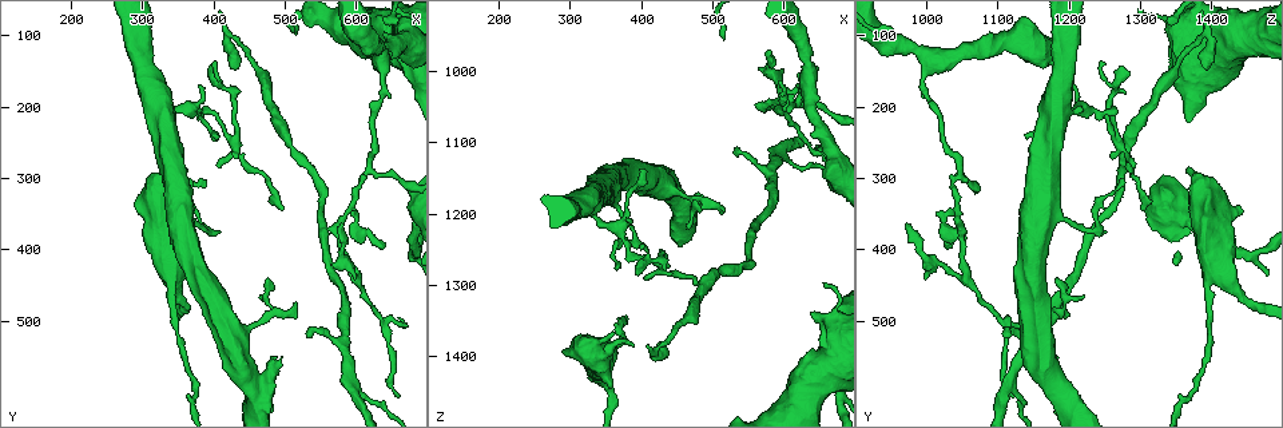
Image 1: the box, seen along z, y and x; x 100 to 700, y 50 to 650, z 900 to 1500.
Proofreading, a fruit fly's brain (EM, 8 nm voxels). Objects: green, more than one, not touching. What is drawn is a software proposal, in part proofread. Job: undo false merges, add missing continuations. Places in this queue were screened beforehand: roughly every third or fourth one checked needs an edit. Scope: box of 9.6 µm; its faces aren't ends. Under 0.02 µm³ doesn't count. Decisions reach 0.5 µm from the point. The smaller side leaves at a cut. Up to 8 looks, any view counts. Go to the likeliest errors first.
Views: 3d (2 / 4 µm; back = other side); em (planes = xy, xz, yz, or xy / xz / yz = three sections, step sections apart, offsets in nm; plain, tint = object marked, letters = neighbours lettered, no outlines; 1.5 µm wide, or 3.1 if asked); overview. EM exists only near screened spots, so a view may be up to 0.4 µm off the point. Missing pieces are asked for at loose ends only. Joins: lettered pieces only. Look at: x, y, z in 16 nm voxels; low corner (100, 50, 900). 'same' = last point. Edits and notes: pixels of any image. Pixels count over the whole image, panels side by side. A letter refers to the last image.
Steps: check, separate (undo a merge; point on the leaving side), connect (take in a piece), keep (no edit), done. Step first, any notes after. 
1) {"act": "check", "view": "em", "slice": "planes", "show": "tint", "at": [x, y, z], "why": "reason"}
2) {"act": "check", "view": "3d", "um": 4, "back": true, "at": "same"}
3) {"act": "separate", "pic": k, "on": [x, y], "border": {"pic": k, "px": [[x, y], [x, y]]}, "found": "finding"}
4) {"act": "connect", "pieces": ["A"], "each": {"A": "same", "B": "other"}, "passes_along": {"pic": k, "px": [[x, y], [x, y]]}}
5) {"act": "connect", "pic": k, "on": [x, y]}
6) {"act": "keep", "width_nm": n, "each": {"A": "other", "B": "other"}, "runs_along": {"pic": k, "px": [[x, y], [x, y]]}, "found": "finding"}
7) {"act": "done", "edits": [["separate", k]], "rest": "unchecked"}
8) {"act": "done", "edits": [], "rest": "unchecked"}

{"act": "check", "view": "em", "slice": "planes", "show": "letters", "at": [530, 520, 1115], "why": "thin end"}

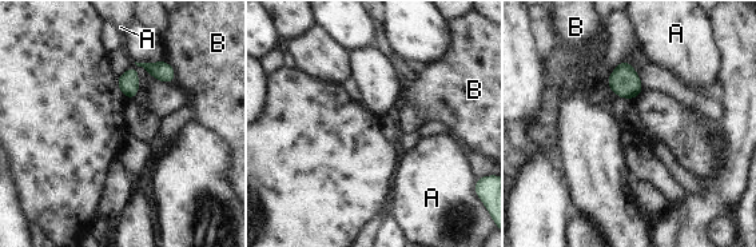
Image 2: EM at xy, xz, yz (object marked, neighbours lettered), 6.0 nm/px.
{"act": "keep", "each": {"A": "other", "B": "other"}, "border": {"pic": 2, "px": [[163, 60], [175, 75], [172, 83]]}, "found": "none of them fits"}

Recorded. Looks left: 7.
{"act": "check", "view": "em", "slice": "planes", "show": "letters", "at": [375, 170, 1210], "why": "branch stops here"}

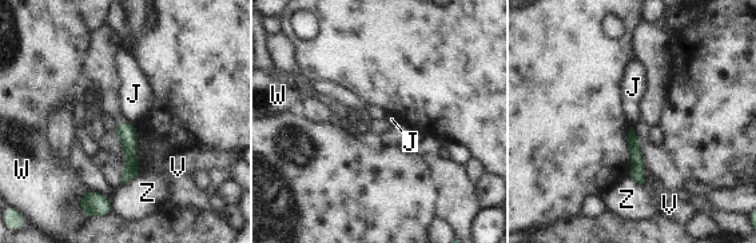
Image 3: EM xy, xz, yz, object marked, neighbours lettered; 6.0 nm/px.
{"act": "keep", "each": {"J": "other", "V": "other", "W": "other", "Z": "other"}, "border": {"pic": 3, "px": [[124, 120], [134, 126]]}, "found": "none of them fits"}

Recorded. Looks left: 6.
{"act": "check", "view": "3d", "um": 4, "at": [430, 245, 1270], "why": "sharp bend"}

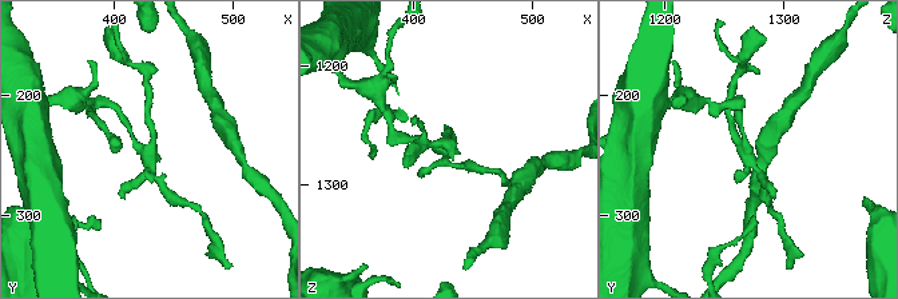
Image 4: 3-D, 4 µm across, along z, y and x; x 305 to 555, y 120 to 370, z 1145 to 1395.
{"act": "check", "view": "em", "slice": "planes", "show": "tint", "at": [430, 248, 1268], "why": "now the EM"}

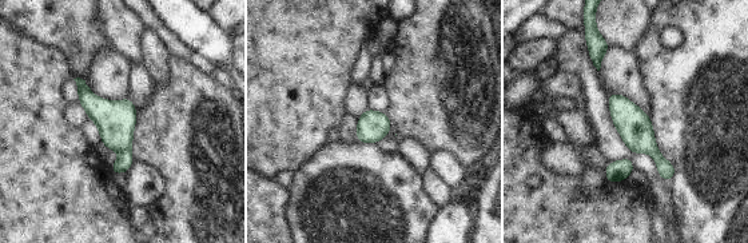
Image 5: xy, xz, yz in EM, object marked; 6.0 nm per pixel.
{"act": "check", "view": "em", "slice": "planes", "show": "letters", "at": "same", "why": "what lies round it"}

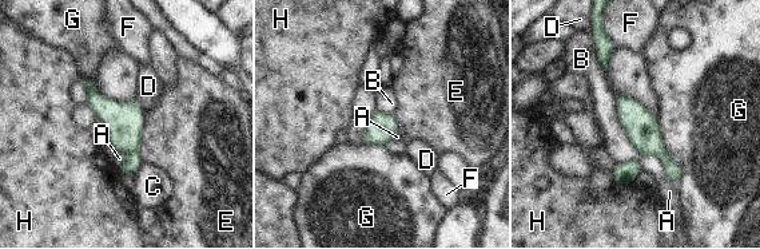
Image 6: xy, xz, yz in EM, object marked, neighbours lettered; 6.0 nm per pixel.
{"act": "keep", "each": {"A": "other", "B": "other", "C": "other", "D": "other", "E": "other", "F": "other", "G": "other", "H": "other"}, "runs_along": {"pic": 6, "px": [[87, 83], [124, 130], [130, 172]]}, "found": "all the same neuron"}

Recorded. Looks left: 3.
{"act": "done", "edits": [], "rest": "unchecked"}

